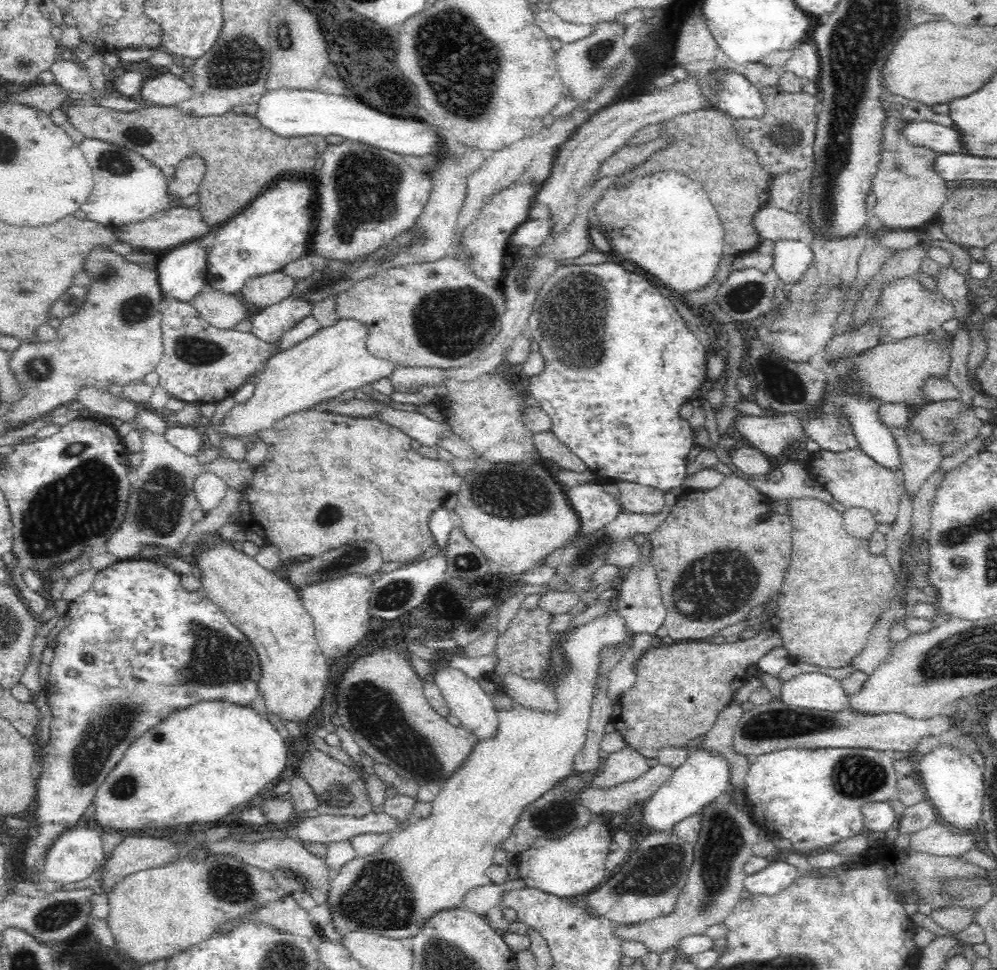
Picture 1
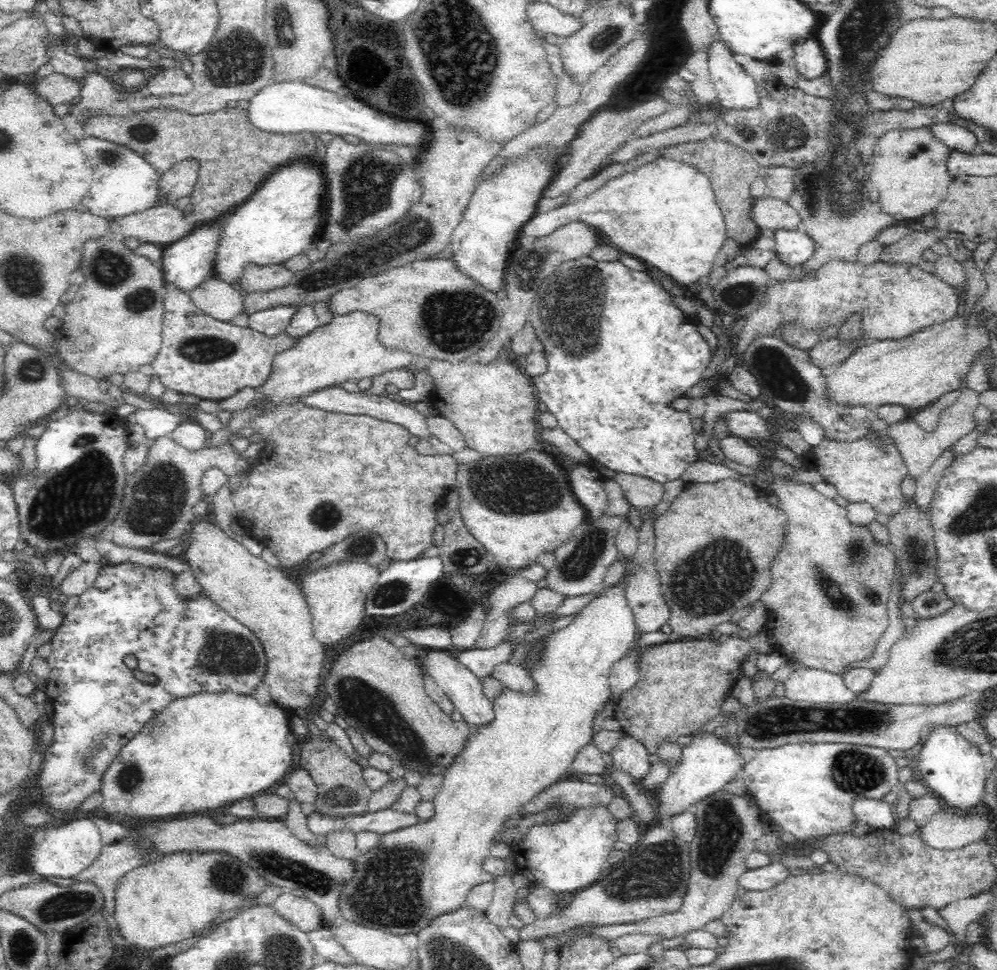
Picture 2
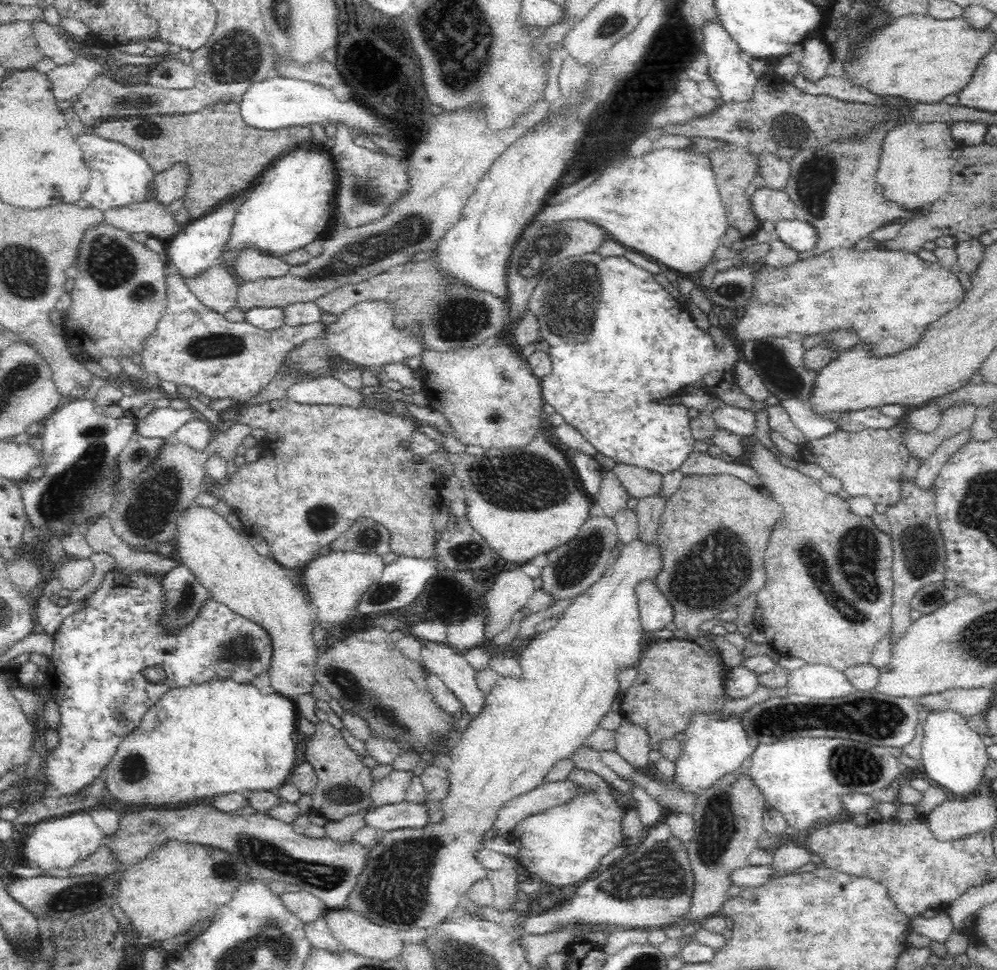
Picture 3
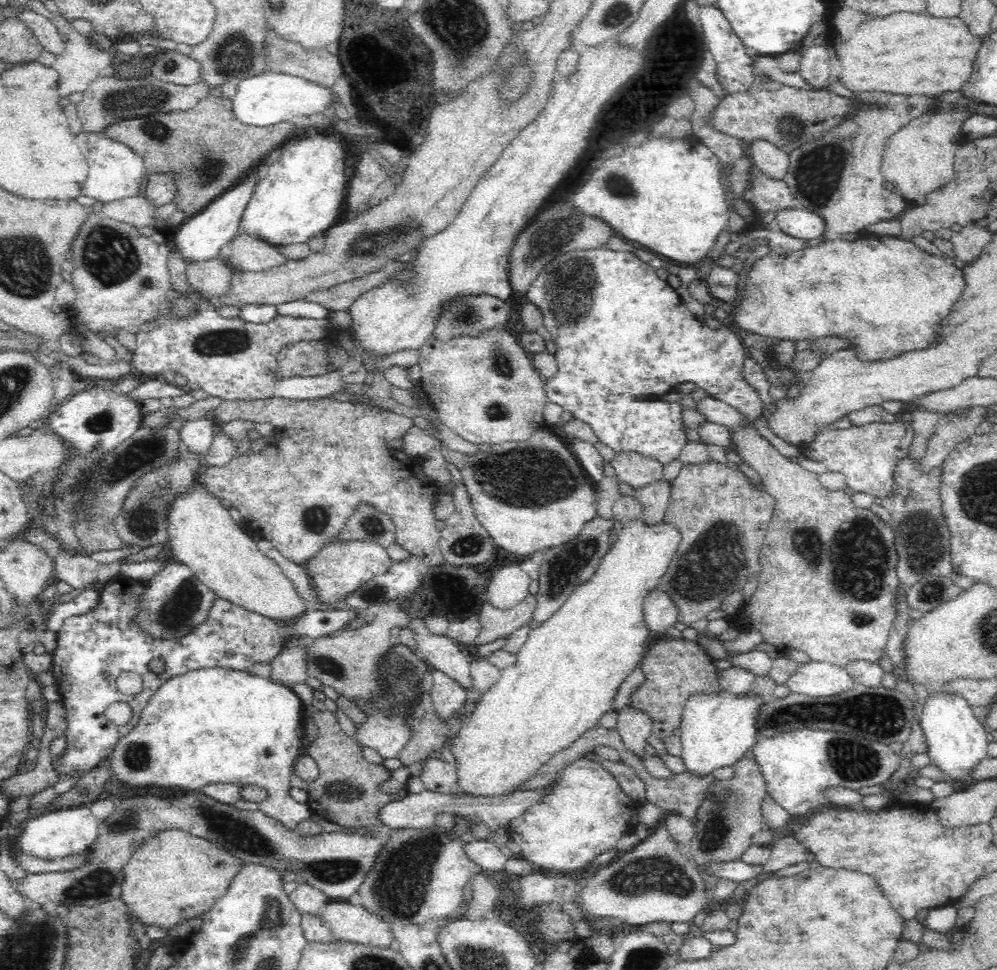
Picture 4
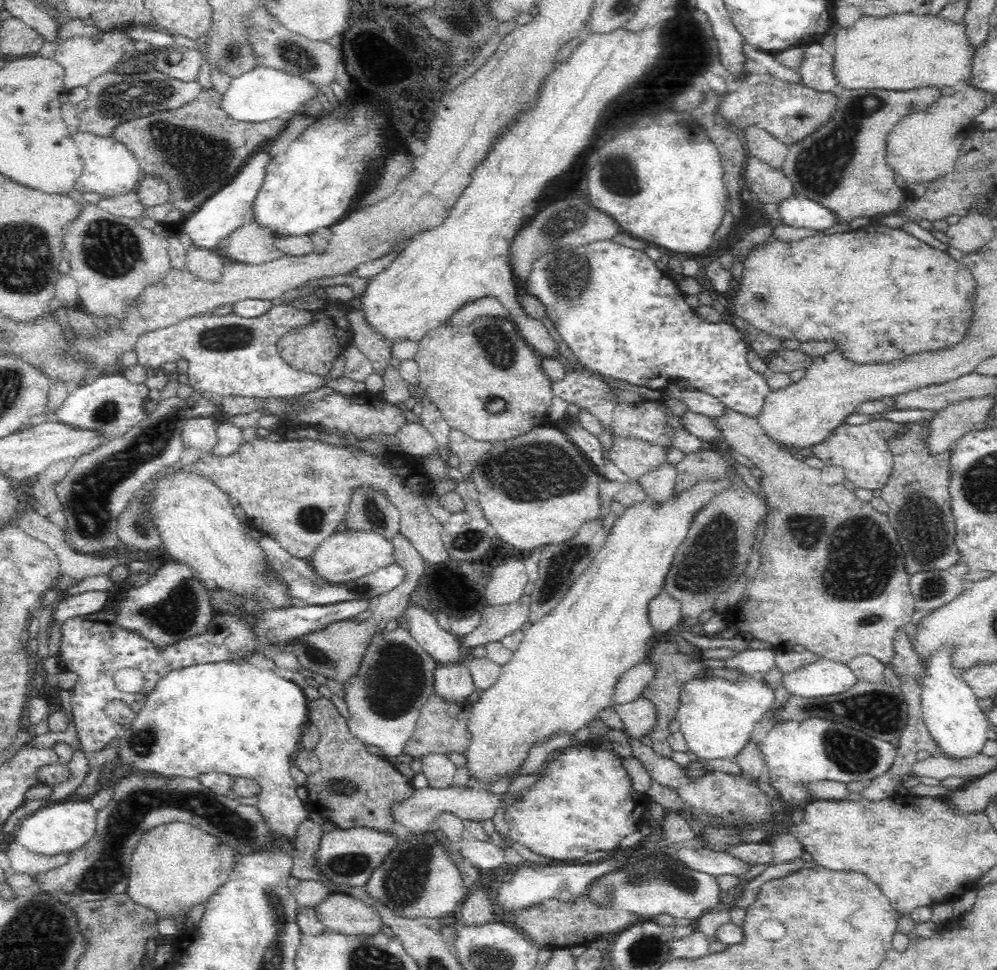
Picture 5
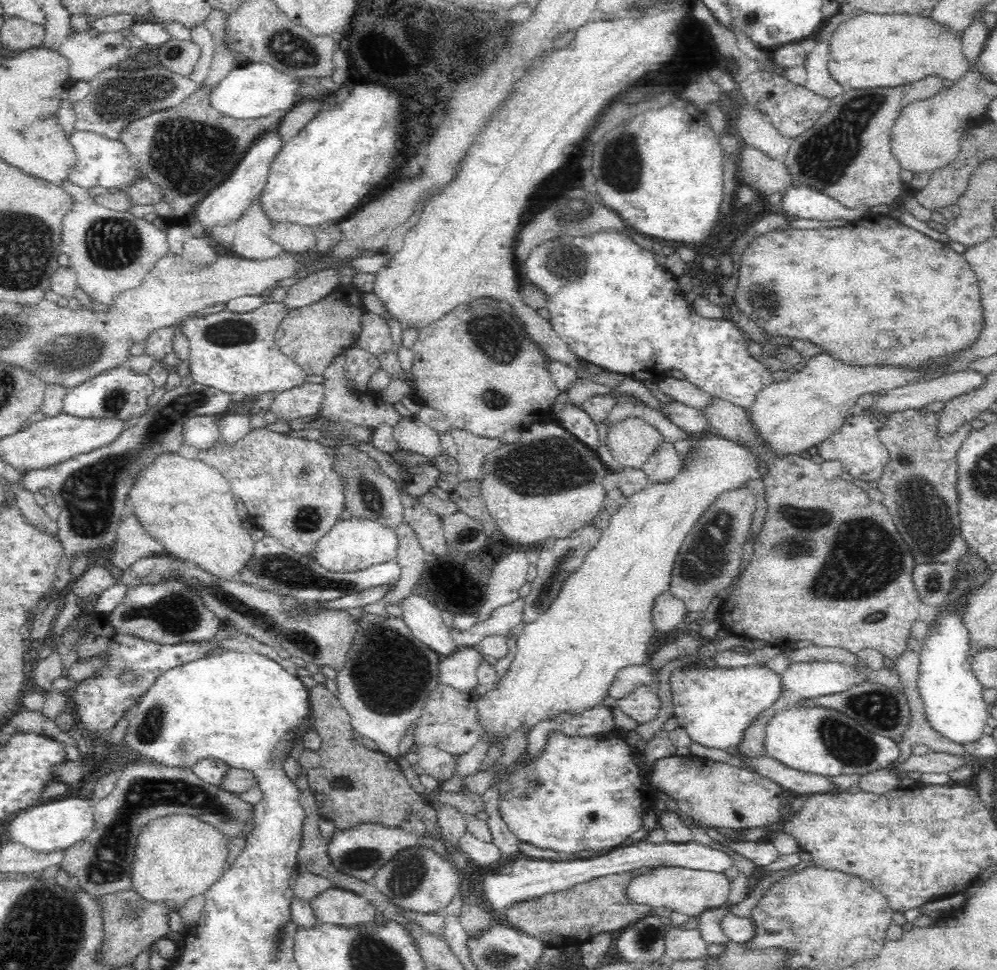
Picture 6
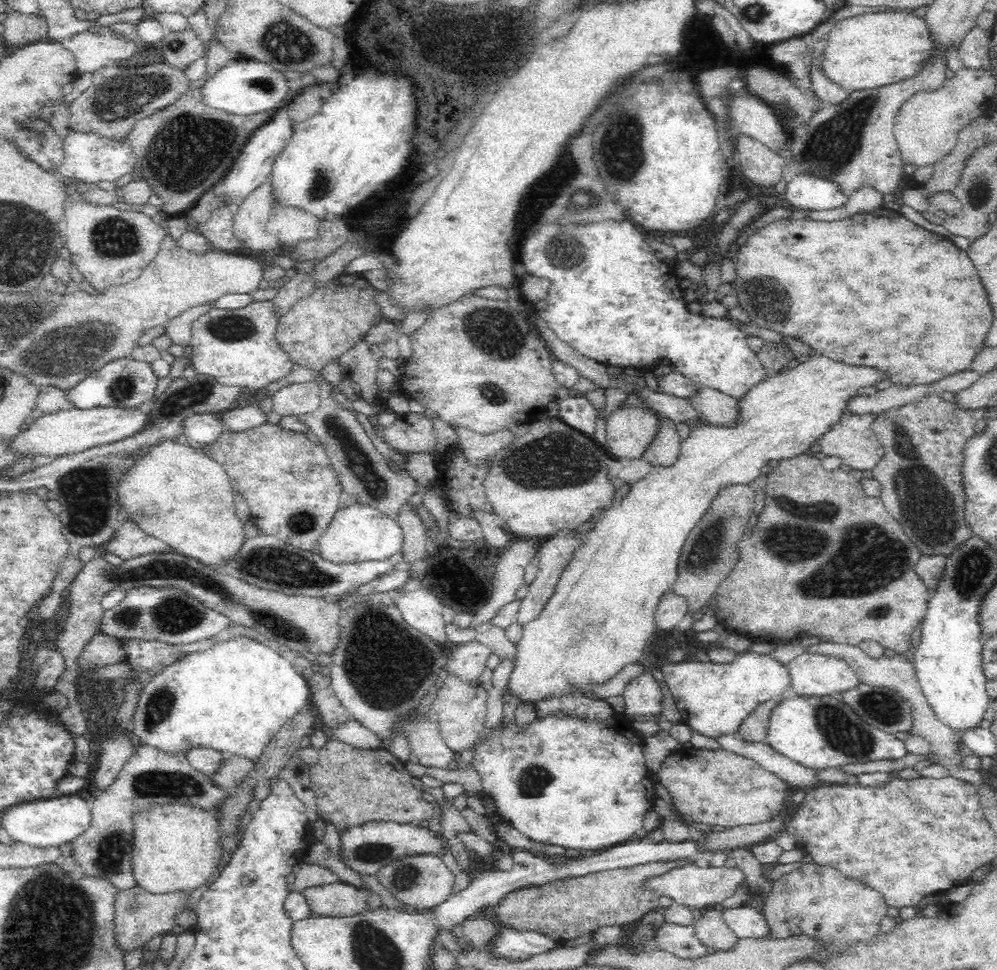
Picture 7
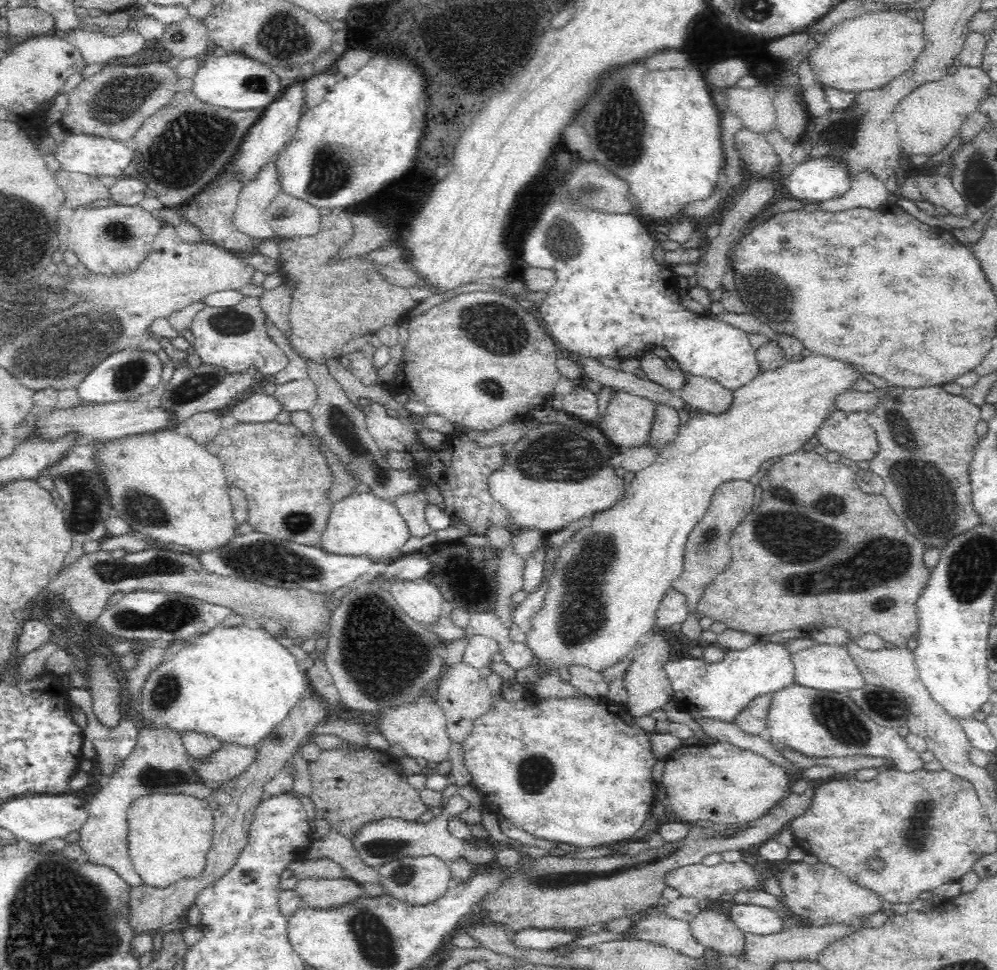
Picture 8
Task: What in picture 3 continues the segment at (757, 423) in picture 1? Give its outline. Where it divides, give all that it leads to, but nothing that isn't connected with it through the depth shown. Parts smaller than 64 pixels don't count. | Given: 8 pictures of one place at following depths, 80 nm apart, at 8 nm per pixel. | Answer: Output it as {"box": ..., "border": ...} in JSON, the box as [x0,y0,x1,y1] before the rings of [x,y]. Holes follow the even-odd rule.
{"box":[710,406,756,436],"border":[[[716,406],[710,416],[715,425],[725,428],[737,435],[752,436],[756,432],[756,417],[750,410],[742,410],[733,406]]]}

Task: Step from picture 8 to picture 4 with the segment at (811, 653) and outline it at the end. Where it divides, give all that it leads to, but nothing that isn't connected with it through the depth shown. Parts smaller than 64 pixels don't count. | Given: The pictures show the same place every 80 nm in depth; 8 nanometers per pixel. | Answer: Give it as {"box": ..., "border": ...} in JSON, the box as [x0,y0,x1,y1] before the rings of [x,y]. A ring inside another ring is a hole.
{"box":[784,662,855,698],"border":[[[810,662],[802,665],[784,685],[790,693],[818,698],[847,692],[855,683],[845,667],[830,662]]]}

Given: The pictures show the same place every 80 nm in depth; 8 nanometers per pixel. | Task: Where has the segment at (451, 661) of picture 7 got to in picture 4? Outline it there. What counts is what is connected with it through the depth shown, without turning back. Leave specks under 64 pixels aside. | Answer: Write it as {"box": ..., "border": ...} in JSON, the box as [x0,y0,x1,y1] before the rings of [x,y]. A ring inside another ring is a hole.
{"box":[429,669,469,719],"border":[[[432,669],[429,675],[429,694],[435,710],[448,719],[460,712],[469,698],[469,690],[458,680],[452,680],[448,674]]]}

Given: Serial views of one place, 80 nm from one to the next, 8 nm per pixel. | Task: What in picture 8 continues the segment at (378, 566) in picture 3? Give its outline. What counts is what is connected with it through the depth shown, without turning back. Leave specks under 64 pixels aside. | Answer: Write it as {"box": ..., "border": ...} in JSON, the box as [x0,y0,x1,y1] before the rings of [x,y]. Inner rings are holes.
{"box":[320,491,410,558],"border":[[[374,491],[348,493],[331,504],[320,547],[332,554],[382,558],[396,554],[408,536],[410,527],[395,503],[376,495]]]}

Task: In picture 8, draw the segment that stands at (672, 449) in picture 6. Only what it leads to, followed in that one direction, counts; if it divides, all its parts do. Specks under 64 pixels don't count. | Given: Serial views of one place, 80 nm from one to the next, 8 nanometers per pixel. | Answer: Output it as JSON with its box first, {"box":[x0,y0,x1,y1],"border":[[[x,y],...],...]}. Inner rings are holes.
{"box":[649,403,679,450],"border":[[[656,403],[655,413],[649,432],[649,442],[660,450],[675,437],[679,425],[678,410],[670,403]]]}

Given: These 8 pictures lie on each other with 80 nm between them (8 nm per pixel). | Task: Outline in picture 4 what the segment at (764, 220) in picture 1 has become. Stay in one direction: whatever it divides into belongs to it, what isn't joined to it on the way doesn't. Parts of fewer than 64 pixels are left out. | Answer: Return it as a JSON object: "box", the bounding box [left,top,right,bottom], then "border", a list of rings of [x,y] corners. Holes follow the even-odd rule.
{"box":[749,165,798,214],"border":[[[756,165],[749,170],[749,176],[752,189],[750,204],[754,205],[760,213],[776,214],[778,210],[798,206],[798,202],[785,180],[771,178],[766,173],[762,173],[762,169]]]}

